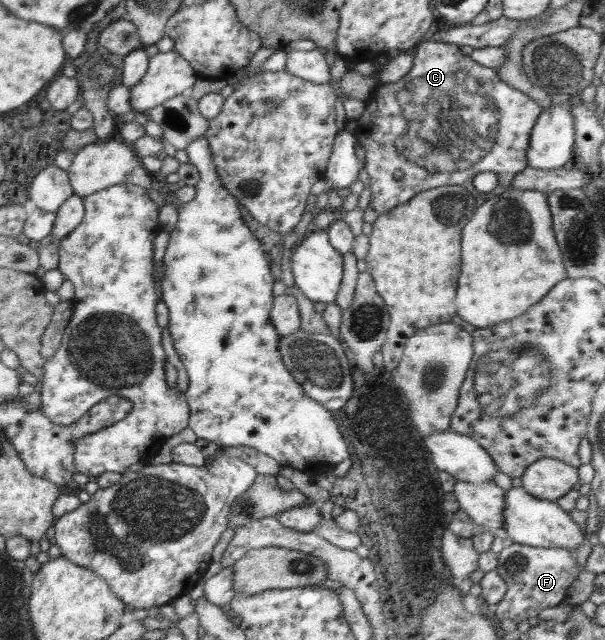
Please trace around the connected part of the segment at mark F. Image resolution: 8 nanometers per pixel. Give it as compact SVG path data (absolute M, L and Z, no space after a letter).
M512 542L499 554L495 571L506 582L507 592L504 599L494 607L497 623L510 619L519 624L547 608L559 605L582 571L577 566L576 556L565 549L544 549Z

